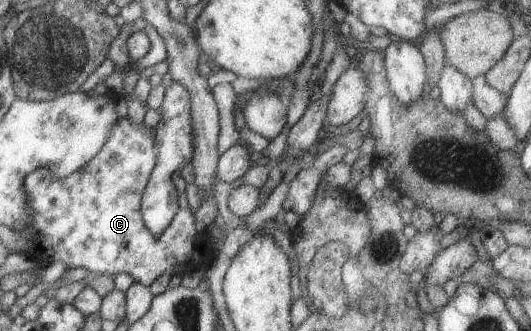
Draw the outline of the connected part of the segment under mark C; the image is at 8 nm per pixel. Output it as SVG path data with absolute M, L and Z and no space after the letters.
M121 113L100 151L78 171L61 180L54 180L51 171L43 167L29 171L24 176L23 186L29 197L33 216L26 227L31 234L29 249L24 254L30 254L44 265L60 260L67 265L67 269L84 267L89 274L106 273L114 276L116 273L126 273L133 281L138 281L145 287L149 287L164 271L181 269L186 263L204 263L206 247L194 228L193 213L188 208L184 193L186 184L178 172L170 175L178 203L172 221L157 236L152 235L144 225L140 213L141 197L155 164L154 136L153 128L143 123L131 124Z

